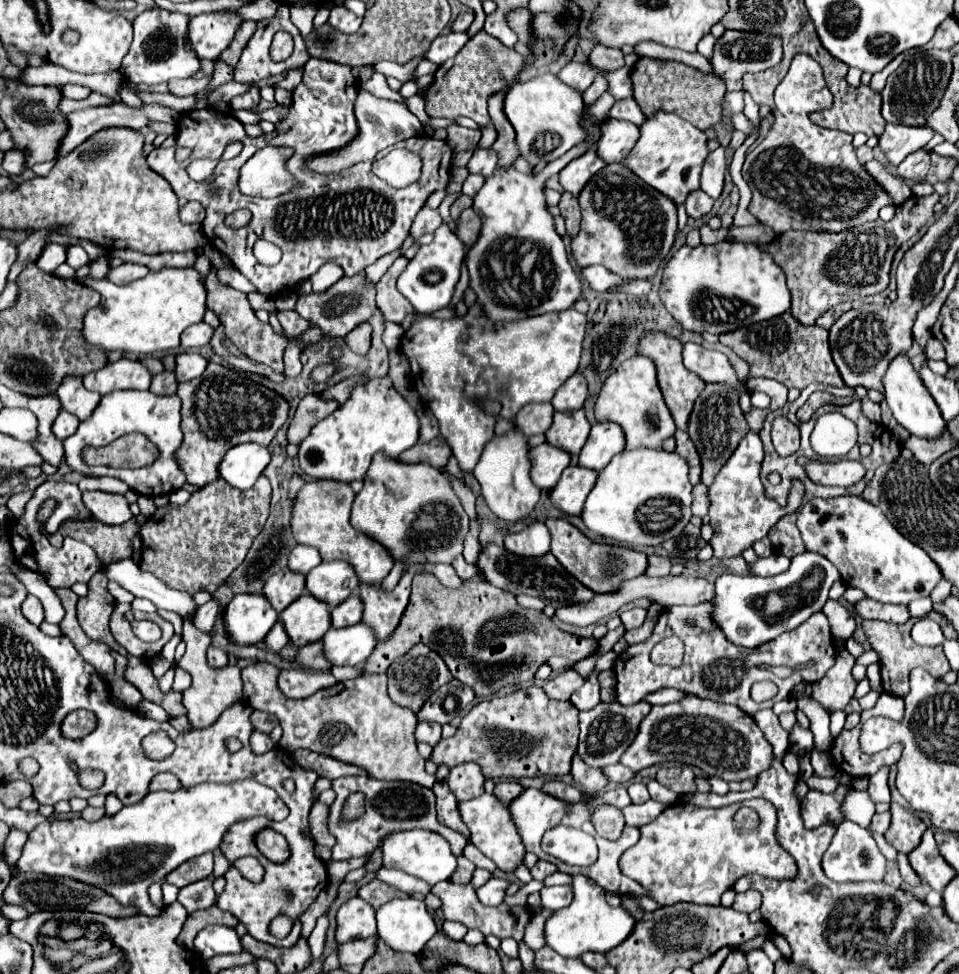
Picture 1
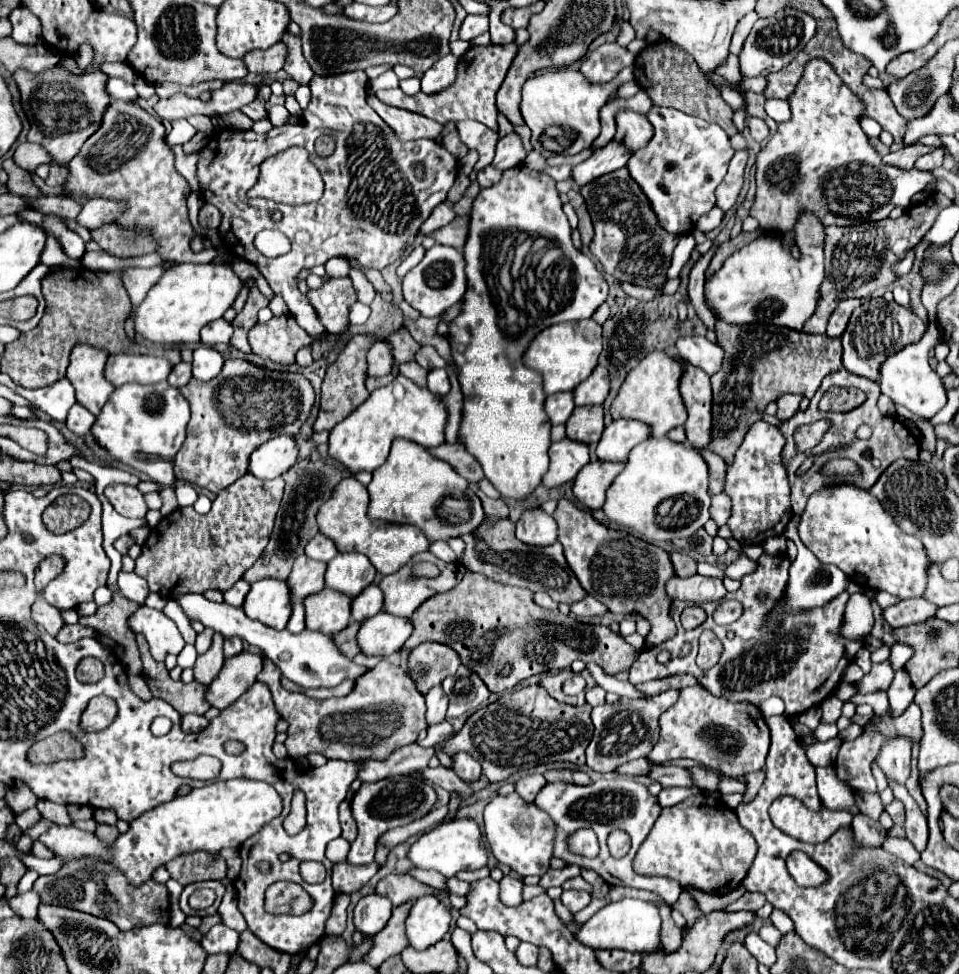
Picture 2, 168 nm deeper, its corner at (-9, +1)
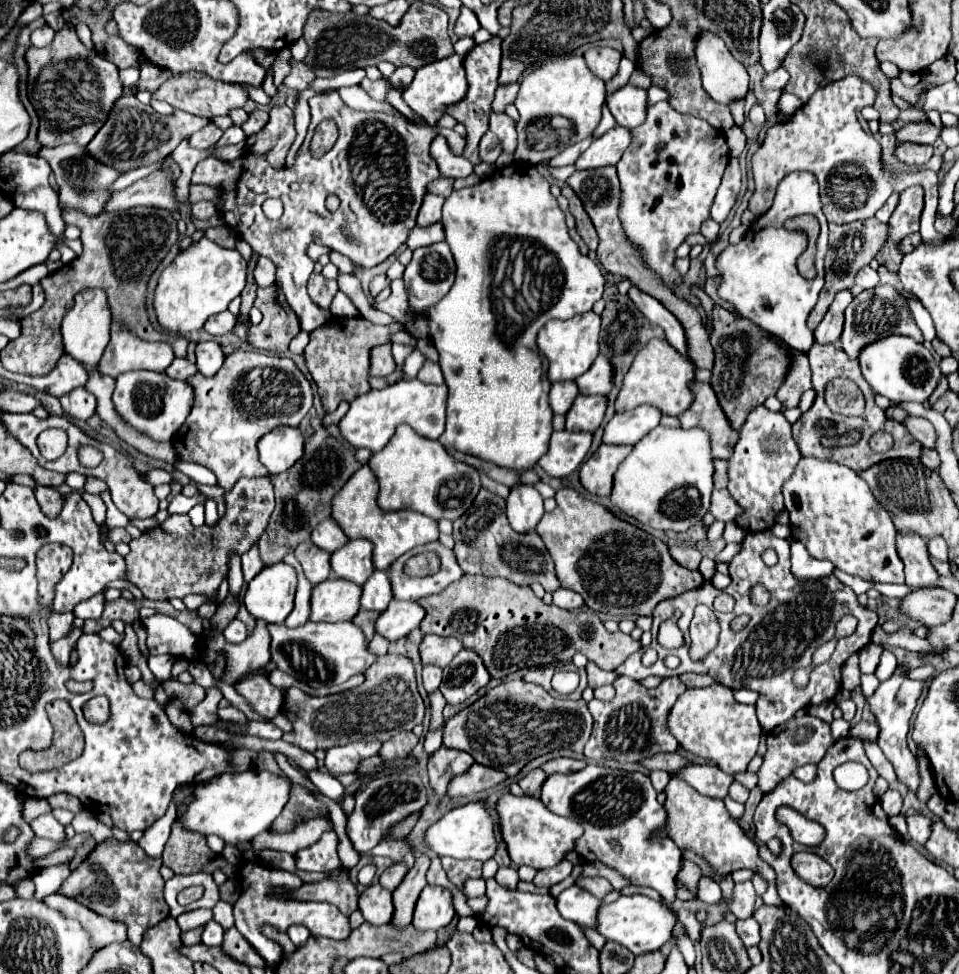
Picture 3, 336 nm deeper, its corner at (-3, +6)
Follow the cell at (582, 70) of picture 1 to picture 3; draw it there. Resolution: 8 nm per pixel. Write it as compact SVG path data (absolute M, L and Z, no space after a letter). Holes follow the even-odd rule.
M602 46L602 48L590 48L584 52L584 58L586 58L586 64L588 68L598 76L602 78L604 82L612 80L618 72L618 64L620 64L620 58L622 54L614 48L608 48L608 46Z

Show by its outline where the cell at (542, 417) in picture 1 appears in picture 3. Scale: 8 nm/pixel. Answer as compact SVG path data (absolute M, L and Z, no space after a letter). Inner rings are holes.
M556 382L550 390L550 406L554 414L566 414L578 396L576 382Z

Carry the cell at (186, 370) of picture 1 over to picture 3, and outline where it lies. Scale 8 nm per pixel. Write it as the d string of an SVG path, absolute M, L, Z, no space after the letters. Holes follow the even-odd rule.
M210 340L210 342L200 342L196 346L196 366L198 372L202 372L204 376L212 376L220 370L220 366L224 364L224 352L222 348Z

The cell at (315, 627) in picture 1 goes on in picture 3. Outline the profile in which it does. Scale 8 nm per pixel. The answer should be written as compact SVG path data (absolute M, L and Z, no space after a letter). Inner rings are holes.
M328 578L312 590L312 622L352 620L360 610L362 586L344 580Z

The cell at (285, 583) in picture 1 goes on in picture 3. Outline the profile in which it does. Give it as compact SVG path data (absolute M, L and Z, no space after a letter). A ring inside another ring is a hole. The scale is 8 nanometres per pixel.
M308 540L308 542L302 542L296 546L294 556L302 564L304 574L312 584L318 584L318 582L324 582L326 578L330 578L330 574L332 574L332 568L330 568L330 556L332 554L330 552L314 546Z

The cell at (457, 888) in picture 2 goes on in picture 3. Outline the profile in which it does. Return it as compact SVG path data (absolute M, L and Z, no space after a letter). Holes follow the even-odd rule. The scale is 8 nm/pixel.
M482 878L478 880L472 880L464 886L464 892L468 898L476 898L476 896L484 896L486 894L486 882Z

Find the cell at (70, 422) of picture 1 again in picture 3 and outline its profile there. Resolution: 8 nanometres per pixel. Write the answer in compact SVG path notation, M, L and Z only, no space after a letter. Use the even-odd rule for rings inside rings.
M84 386L60 396L60 402L64 412L74 420L88 420L96 410L96 398Z

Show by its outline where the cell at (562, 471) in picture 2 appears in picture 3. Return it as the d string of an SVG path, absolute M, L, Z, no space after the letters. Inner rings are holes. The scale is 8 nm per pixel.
M554 432L550 438L548 454L544 454L538 464L544 468L546 474L554 478L566 478L584 462L590 444L590 432Z

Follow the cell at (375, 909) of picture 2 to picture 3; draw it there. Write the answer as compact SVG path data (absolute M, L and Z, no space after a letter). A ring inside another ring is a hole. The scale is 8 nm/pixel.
M370 884L362 894L360 894L360 902L358 902L364 920L380 926L380 924L388 924L392 920L394 914L394 904L392 904L392 892L384 890L380 884Z

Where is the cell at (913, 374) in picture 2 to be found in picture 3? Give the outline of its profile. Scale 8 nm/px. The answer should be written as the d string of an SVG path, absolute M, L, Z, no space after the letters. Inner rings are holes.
M888 336L864 346L858 362L870 388L890 402L926 402L936 388L938 378L942 378L940 366L930 350L908 336Z

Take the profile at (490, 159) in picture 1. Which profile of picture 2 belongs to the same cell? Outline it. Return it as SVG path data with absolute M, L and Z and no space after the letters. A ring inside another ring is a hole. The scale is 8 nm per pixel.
M510 133L510 135L506 135L506 139L498 141L492 167L510 169L514 165L520 165L524 159L526 159L526 151L522 149L522 141L520 141L518 133Z

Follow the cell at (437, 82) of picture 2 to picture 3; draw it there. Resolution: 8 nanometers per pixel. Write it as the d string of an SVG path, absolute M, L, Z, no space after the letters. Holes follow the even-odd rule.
M454 54L452 58L417 69L414 80L404 90L404 102L424 120L424 126L396 112L382 114L352 110L342 102L336 90L314 96L308 100L312 116L308 134L292 168L272 170L264 158L248 154L234 162L202 160L194 168L192 184L208 184L222 192L222 216L226 224L260 256L270 258L278 266L276 282L280 282L302 330L312 332L330 318L330 312L314 304L306 292L308 276L314 270L314 262L306 256L308 244L328 246L362 268L374 268L392 256L416 226L416 216L428 182L440 176L438 166L428 152L430 142L438 136L434 130L436 122L446 114L448 104L460 102L466 92L468 82L462 58ZM324 118L336 120L340 134L328 154L316 158L310 154L310 140ZM364 122L372 122L372 130L364 130ZM234 176L238 176L238 180L234 180ZM328 194L340 198L340 208L336 212L326 210L324 200ZM268 196L284 202L284 214L280 220L268 220L264 216L262 202ZM342 228L350 230L354 240L342 236Z

